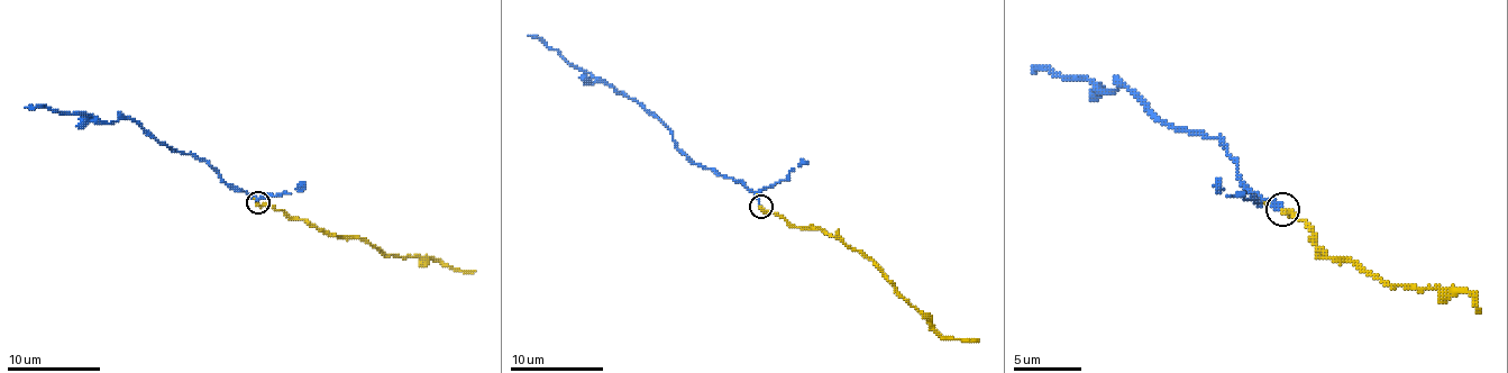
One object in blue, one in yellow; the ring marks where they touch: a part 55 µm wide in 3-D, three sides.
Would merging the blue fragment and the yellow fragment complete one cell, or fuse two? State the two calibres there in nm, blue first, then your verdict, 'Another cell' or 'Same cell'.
Thickness 260 nm (blue) against 190 nm. Same cell

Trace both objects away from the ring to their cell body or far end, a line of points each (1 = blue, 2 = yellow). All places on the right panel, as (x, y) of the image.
1: (1281, 210), (1248, 189), (1227, 148), (1217, 138), (1176, 132), (1127, 87), (1104, 93), (1090, 80), (1032, 70)
2: (1281, 210), (1303, 220), (1313, 230), (1313, 240), (1330, 257), (1353, 261), (1391, 284), (1467, 292), (1480, 309)

